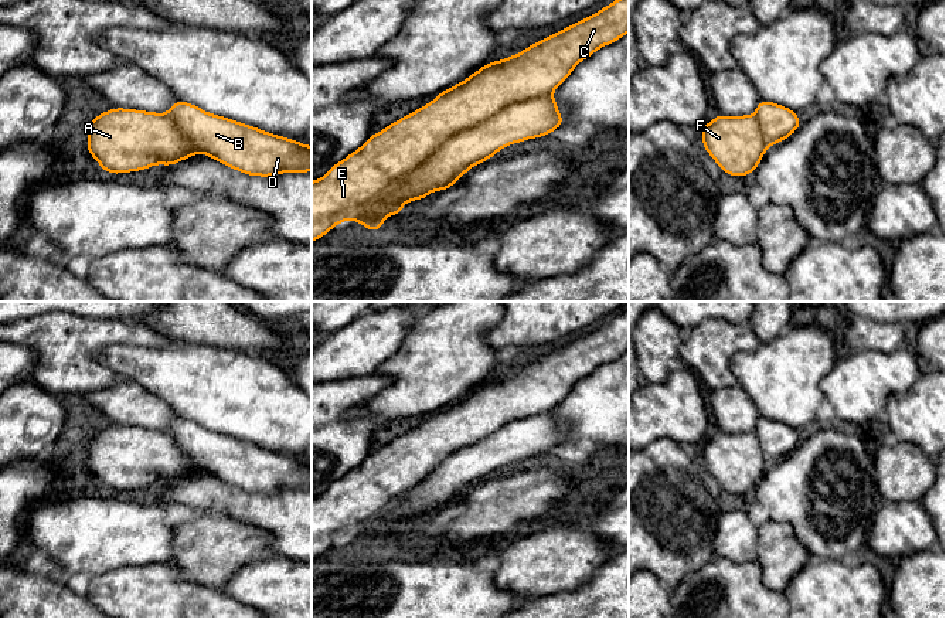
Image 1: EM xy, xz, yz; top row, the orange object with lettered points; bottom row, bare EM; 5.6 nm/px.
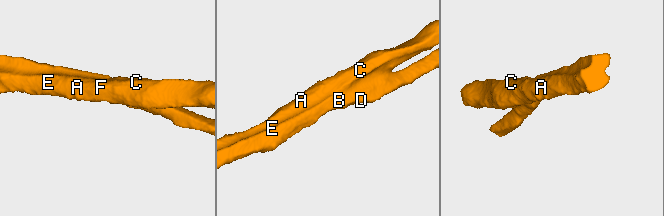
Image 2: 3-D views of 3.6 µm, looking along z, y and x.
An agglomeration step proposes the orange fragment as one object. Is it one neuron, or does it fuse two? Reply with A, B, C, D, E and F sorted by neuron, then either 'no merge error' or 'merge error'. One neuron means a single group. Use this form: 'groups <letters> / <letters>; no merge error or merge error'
groups A C E F / B D; merge error

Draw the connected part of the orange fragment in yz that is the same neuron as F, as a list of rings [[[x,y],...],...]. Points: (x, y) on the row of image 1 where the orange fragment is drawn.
[[[718,113],[701,127],[701,144],[724,174],[745,177],[753,173],[770,143],[755,115]]]

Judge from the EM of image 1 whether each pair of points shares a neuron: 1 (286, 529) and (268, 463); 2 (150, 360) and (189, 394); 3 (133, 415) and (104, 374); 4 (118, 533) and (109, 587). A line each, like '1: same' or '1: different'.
1: different
2: same
3: different
4: different

